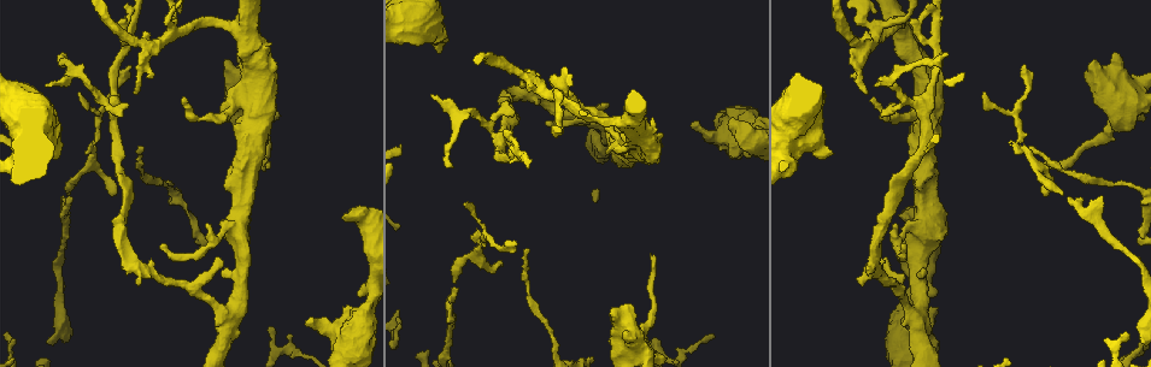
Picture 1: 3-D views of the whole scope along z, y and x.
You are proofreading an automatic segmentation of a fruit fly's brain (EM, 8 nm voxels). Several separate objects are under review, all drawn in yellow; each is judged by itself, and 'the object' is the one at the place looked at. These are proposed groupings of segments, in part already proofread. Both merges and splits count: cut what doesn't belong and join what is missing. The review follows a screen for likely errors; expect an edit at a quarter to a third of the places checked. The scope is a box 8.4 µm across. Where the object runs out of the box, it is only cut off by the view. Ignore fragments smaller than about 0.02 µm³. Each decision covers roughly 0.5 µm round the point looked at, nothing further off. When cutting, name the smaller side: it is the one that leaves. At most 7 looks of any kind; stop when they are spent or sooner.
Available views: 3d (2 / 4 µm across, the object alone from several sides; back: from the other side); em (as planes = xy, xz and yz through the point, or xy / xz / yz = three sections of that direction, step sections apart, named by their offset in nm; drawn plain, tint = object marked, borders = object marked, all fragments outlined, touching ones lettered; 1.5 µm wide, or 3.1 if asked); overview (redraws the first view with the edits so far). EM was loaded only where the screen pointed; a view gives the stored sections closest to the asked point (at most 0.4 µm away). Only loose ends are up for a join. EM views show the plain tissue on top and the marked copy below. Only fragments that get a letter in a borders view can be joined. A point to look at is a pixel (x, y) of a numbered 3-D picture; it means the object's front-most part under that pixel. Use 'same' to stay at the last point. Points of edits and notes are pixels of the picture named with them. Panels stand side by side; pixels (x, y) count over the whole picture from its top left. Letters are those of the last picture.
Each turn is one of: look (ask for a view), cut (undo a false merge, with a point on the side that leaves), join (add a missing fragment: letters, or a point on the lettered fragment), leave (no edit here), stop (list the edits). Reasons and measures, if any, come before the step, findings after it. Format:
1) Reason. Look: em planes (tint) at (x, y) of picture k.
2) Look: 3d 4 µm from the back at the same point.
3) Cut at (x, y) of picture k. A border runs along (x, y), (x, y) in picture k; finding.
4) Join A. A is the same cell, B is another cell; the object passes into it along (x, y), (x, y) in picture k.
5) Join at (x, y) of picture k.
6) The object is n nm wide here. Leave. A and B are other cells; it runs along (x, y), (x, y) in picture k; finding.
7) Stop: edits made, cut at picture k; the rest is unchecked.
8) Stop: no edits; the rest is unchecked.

Tapers out. Look: em xy step 4 (borders) at (265, 166) of picture 1.

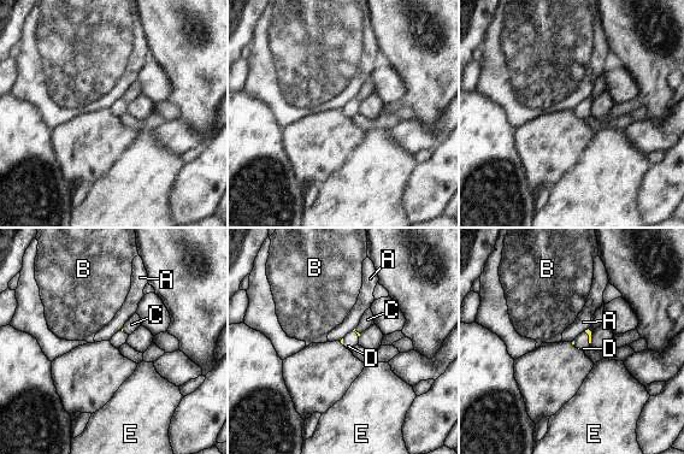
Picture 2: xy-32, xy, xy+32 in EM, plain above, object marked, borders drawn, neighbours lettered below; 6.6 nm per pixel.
Cut it another way. Look: em planes (borders) at the same point.

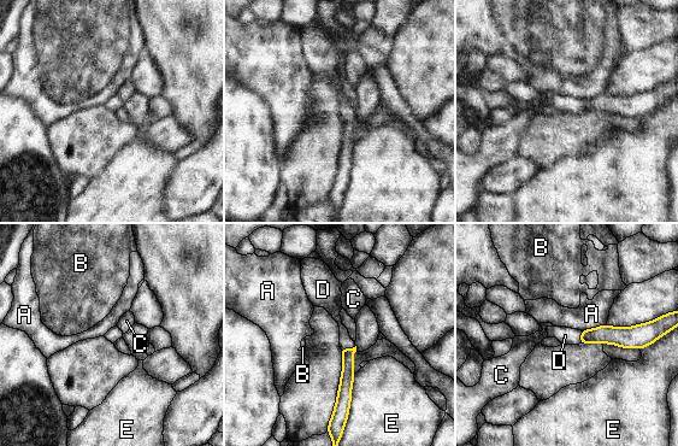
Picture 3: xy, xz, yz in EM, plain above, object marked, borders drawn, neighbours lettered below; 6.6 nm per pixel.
Join D. D is the same cell, A, B, C and E are other cells; it goes on there.

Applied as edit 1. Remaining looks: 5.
Branch stops here. Look: em planes (borders) at (617, 152) of picture 1.

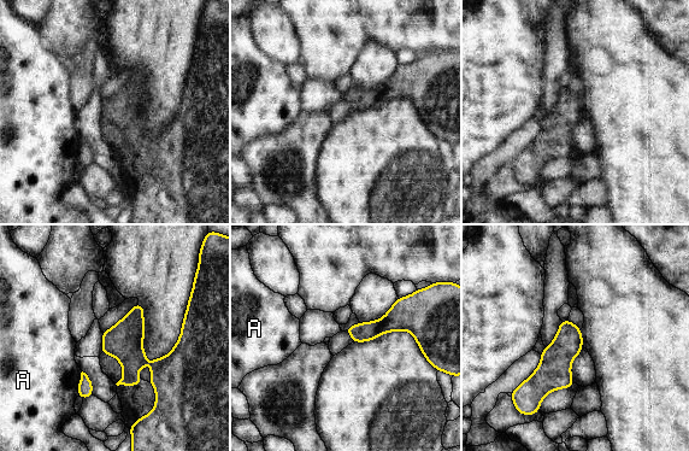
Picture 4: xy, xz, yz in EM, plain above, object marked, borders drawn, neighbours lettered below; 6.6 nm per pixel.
Leave. A is another cell; a border runs along (82, 372), (77, 396) in picture 4; no lettered fragment goes on from it.

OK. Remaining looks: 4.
An open end. Look: 3d 2 µm at (912, 22) of picture 1.

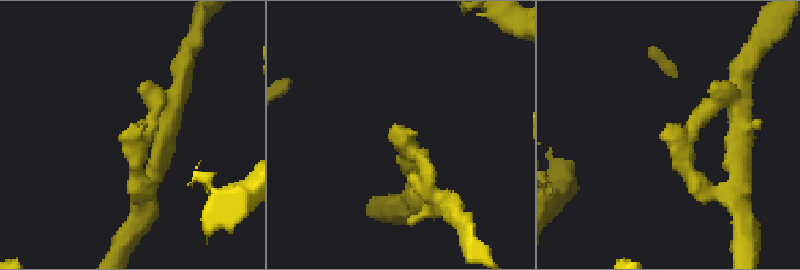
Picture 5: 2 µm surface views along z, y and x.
Look: em planes (borders) at (663, 133) of picture 5.

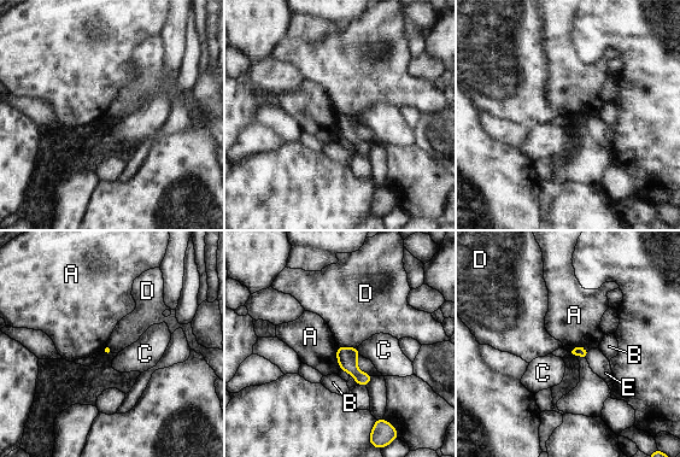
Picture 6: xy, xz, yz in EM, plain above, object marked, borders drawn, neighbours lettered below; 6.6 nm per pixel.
The longest contact is with A, 170 nm. Leave. A, B, C, D and E are other cells; no lettered fragment goes on from it.

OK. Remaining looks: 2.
Stop: edits made, join at picture 3; the rest is unchecked.

